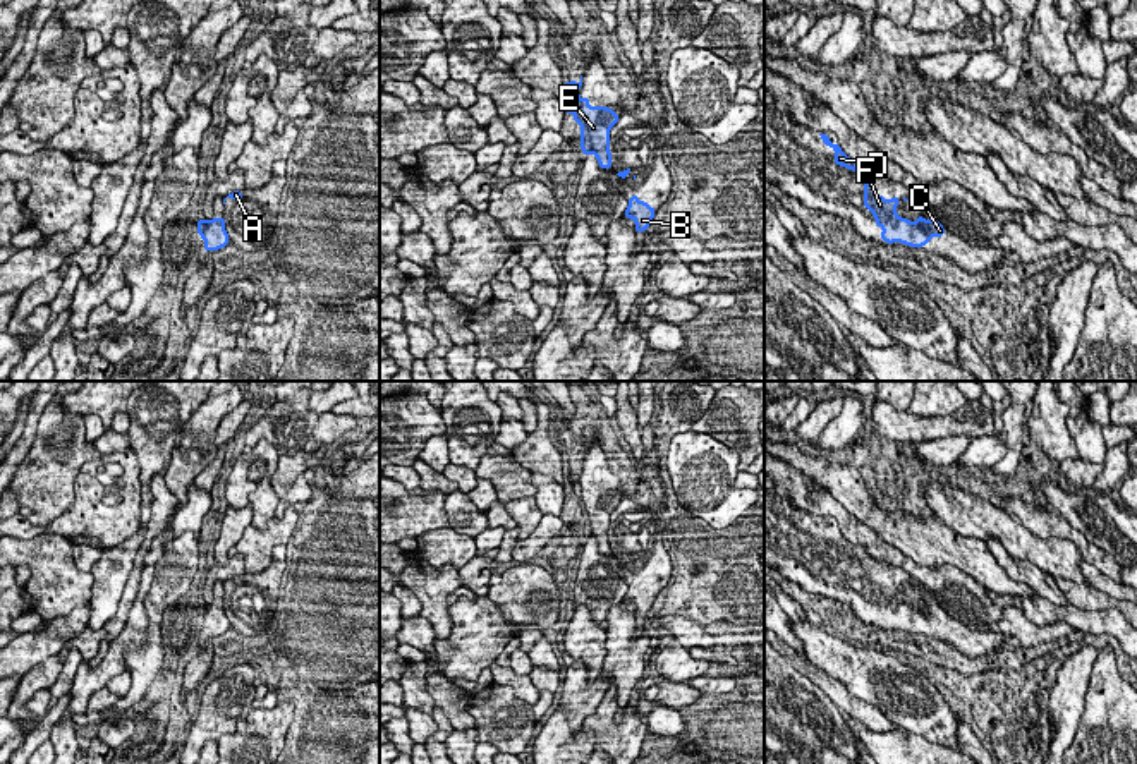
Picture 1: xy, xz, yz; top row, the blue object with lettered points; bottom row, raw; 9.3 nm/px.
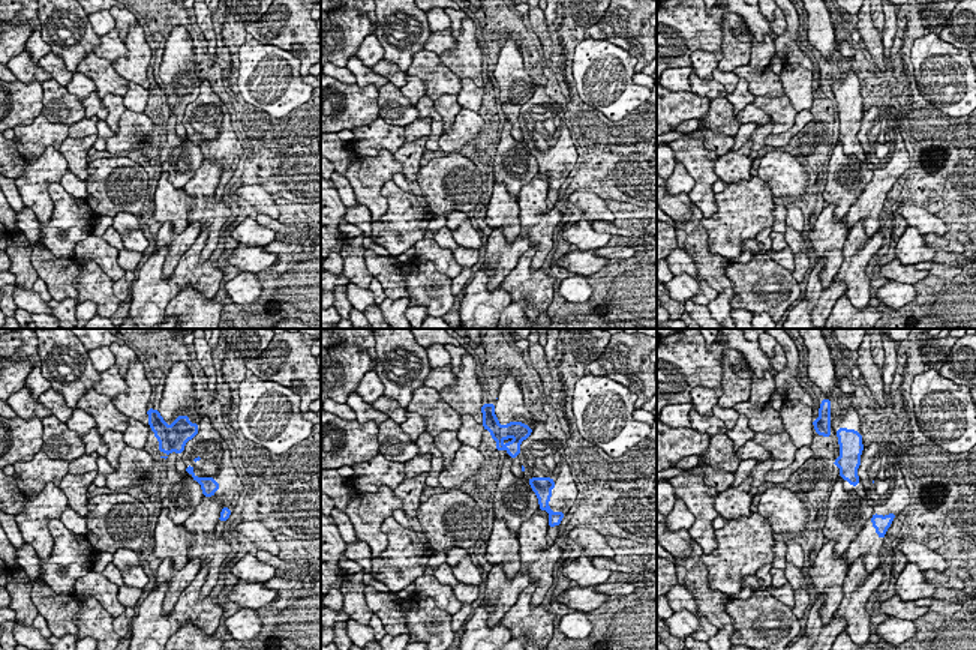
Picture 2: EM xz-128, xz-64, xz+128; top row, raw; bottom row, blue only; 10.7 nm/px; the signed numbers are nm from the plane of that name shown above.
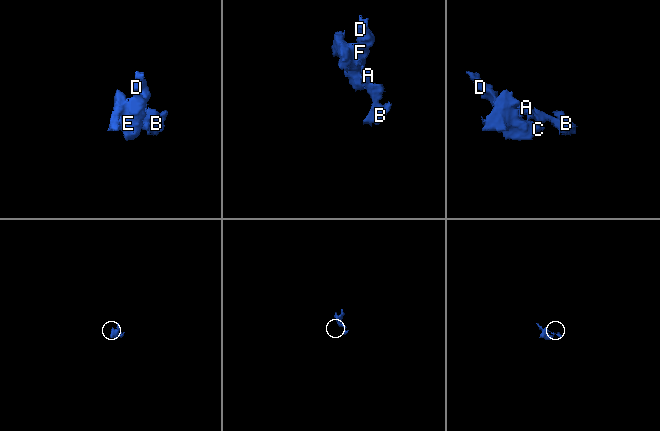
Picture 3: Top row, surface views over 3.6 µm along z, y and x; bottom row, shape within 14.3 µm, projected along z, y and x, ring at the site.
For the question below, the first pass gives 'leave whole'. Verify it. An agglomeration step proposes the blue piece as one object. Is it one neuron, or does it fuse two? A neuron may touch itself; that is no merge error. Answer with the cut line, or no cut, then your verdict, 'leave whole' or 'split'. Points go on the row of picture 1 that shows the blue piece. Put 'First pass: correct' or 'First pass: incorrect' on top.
First pass: incorrect
cut in xz along (607, 148), (610, 163); split

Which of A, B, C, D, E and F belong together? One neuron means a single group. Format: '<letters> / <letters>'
A B / C D E F

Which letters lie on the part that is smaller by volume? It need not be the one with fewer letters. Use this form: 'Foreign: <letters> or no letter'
Foreign: A, B

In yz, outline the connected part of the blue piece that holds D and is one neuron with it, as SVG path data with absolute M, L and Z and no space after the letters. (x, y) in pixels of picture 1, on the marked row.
M828 134L819 136L823 144L835 151L835 165L845 167L847 170L855 170L864 180L864 208L871 209L876 227L883 228L883 233L879 235L883 242L902 242L910 247L924 247L933 237L945 235L945 227L938 220L926 220L924 225L915 225L912 220L900 218L897 215L900 196L885 199L876 192L874 182L867 180L867 167L860 167L857 160L847 156L840 144L833 144L830 141Z

